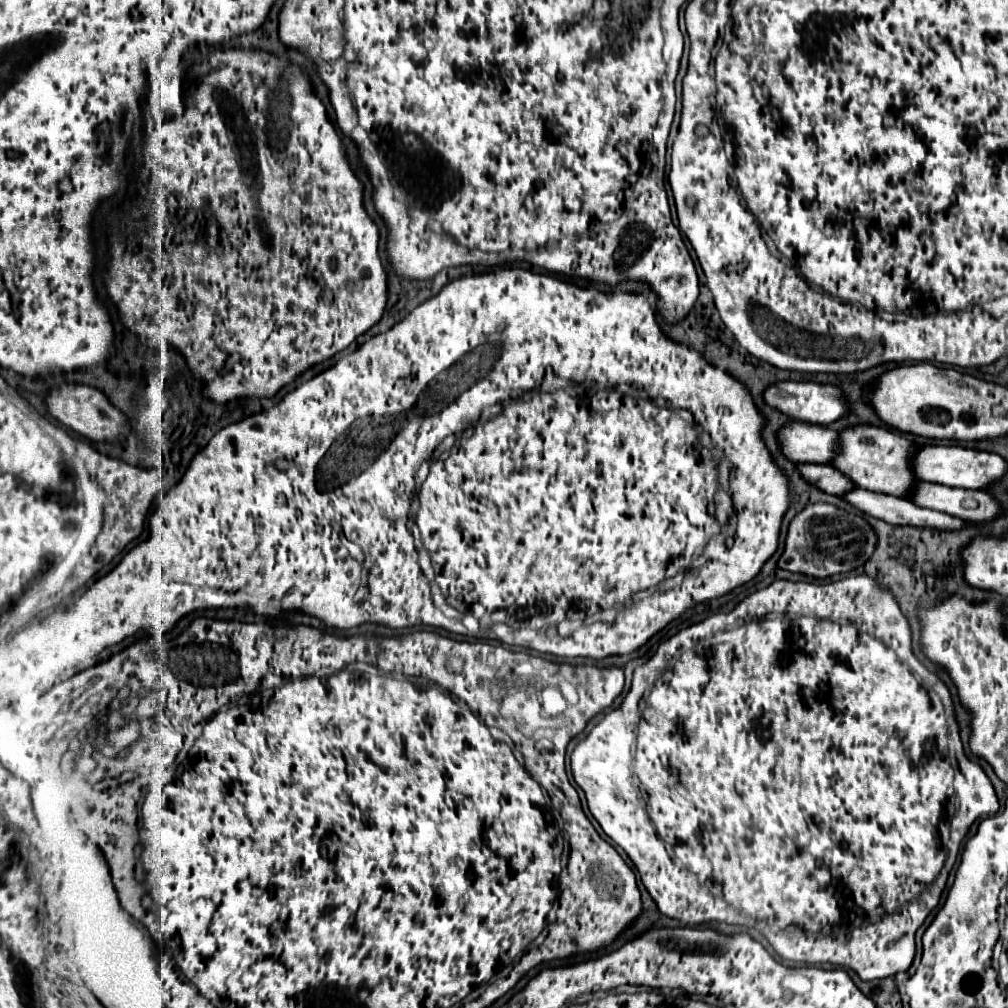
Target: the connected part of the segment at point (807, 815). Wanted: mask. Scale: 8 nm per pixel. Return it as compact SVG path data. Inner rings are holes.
M867 575L845 577L829 585L773 581L767 589L749 595L731 613L713 615L661 643L657 653L635 669L633 687L623 705L609 711L601 723L579 741L571 755L571 771L575 783L585 791L591 815L635 863L645 889L661 913L679 919L685 925L727 921L745 925L747 929L755 927L784 960L807 965L831 963L853 969L863 981L873 981L909 969L915 955L915 931L939 903L943 889L929 887L935 883L935 877L941 873L947 859L947 853L943 855L943 851L939 851L939 835L949 833L953 803L957 813L957 791L953 789L955 771L961 767L967 787L977 787L983 781L975 775L975 769L983 769L977 763L971 763L963 751L957 753L957 761L949 757L953 719L959 727L951 693L937 675L927 671L913 655L909 623L897 601L893 601L891 591L881 589Z

